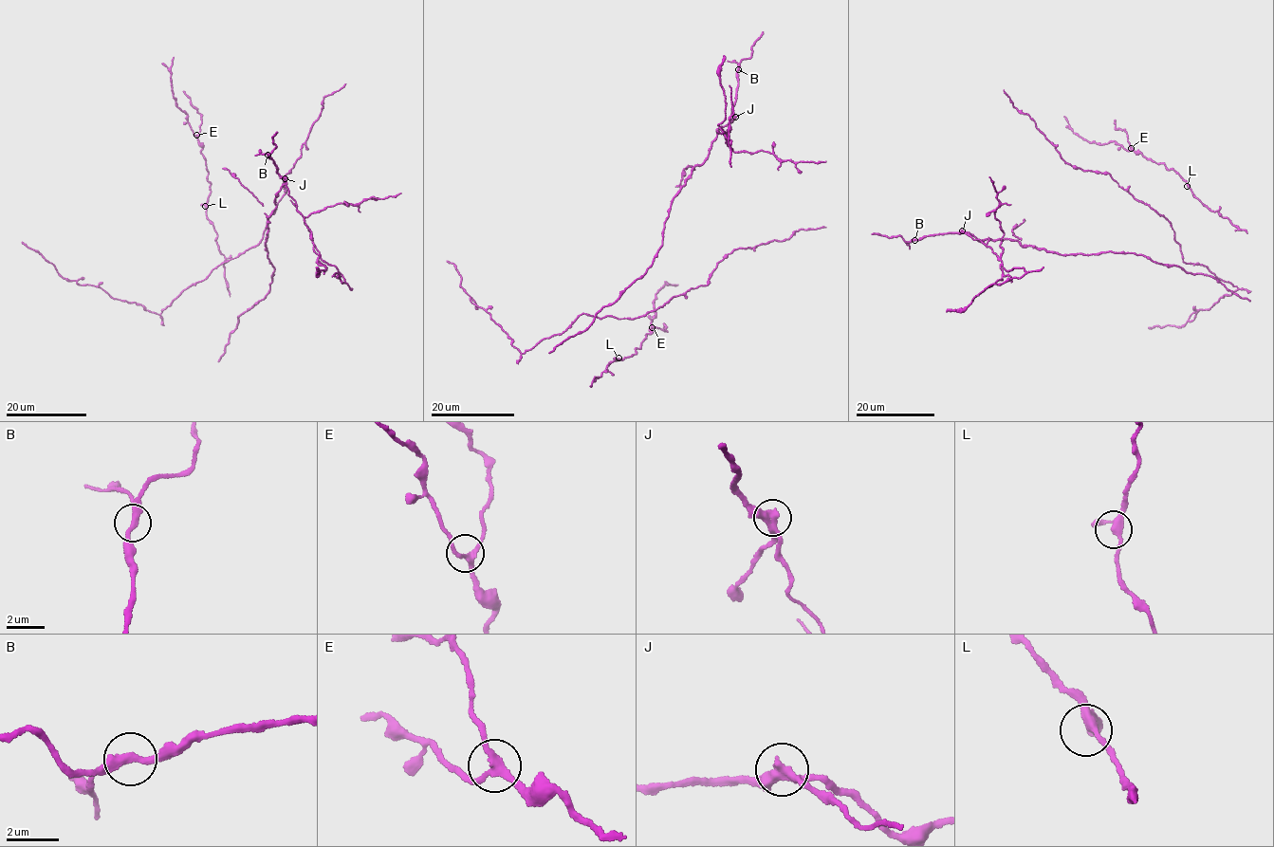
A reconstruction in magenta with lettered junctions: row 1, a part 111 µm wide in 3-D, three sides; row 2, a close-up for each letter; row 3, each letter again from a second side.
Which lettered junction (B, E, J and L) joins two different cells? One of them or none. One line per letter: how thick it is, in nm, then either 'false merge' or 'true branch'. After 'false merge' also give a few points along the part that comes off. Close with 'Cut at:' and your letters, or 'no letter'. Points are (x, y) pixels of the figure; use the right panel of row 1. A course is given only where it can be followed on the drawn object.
B: 280 nm | true branch
E: 260 nm | true branch
J: 280 nm | false merge | (962, 230), (979, 240), (999, 256), (1003, 253), (1000, 247), (1004, 233), (994, 212), (999, 202), (988, 176)
L: 280 nm | true branch
Cut at: J

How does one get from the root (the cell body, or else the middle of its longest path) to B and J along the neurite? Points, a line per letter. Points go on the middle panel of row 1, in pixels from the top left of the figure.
B: (633, 284), (644, 274), (661, 246), (673, 197), (694, 167), (708, 157), (719, 129), (732, 120), (738, 69)
J: (633, 284), (644, 274), (661, 246), (673, 197), (694, 167), (708, 157), (719, 129), (735, 117)

